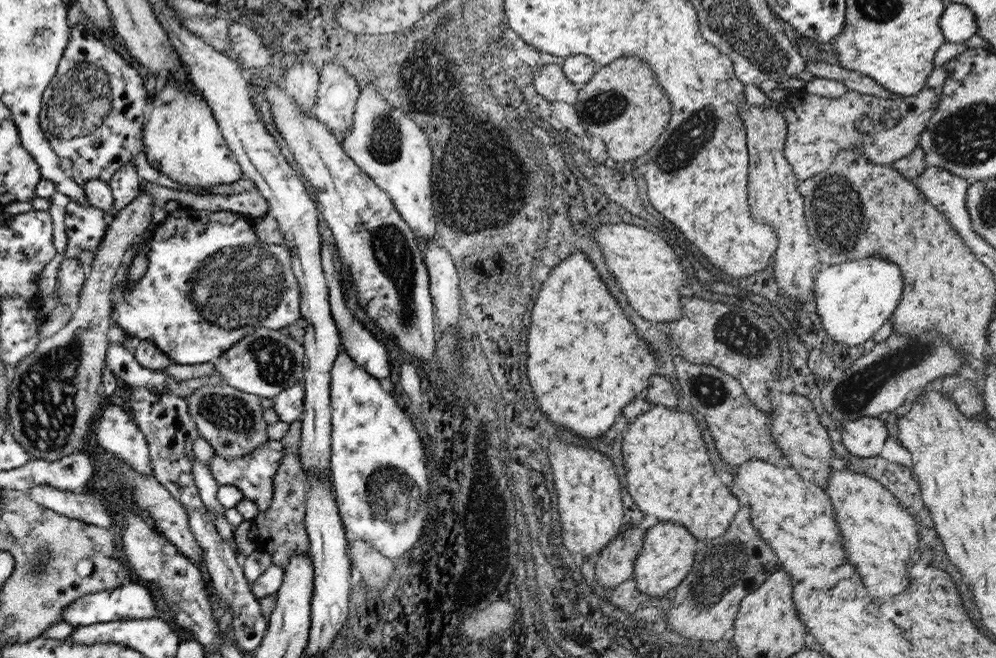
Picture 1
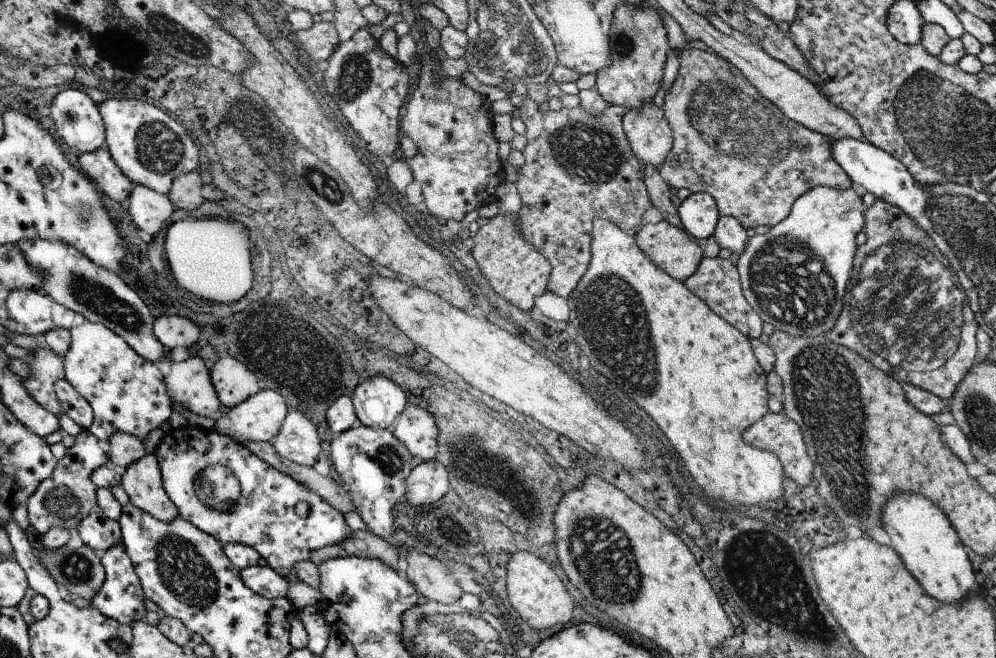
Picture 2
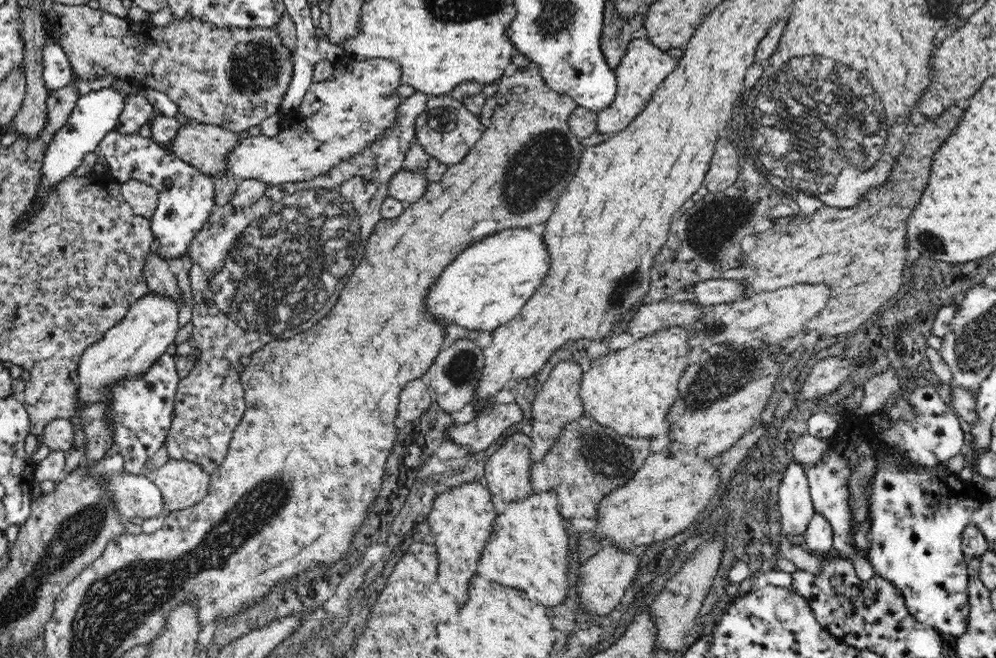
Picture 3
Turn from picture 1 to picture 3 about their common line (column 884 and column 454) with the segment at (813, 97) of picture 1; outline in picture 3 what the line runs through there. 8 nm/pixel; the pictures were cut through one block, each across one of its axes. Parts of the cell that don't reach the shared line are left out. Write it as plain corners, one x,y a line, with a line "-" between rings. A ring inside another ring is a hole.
450,94
436,97
430,95
426,110
415,120
417,143
422,145
428,155
449,166
459,163
468,154
468,150
480,141
486,128
487,122
482,117
472,114

